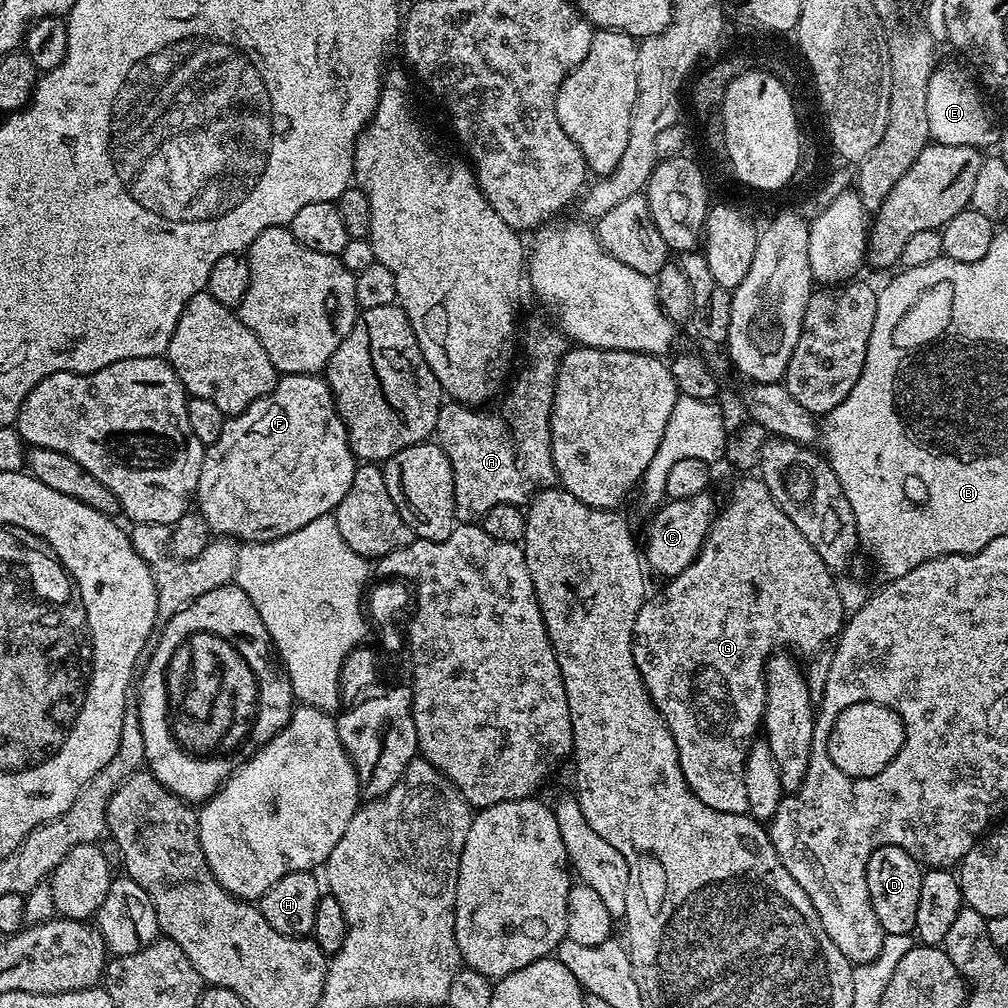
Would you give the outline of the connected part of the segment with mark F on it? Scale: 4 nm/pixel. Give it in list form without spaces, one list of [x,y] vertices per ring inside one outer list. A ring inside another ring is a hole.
[[[320,374],[281,375],[270,394],[250,402],[244,412],[225,419],[218,442],[205,447],[194,504],[217,537],[250,544],[270,542],[286,538],[286,534],[294,534],[302,526],[310,526],[314,518],[335,513],[338,502],[350,490],[350,482],[354,482],[357,467],[348,431],[338,414],[327,379]]]

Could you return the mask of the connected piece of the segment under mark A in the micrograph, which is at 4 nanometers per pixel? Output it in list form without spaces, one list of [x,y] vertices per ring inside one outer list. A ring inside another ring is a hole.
[[[532,324],[528,328],[528,333],[523,333],[522,336],[522,356],[525,356],[524,369],[520,373],[515,373],[514,379],[511,381],[510,387],[507,389],[506,395],[503,397],[504,408],[512,415],[512,432],[520,439],[520,460],[516,457],[516,444],[512,441],[512,436],[508,433],[508,428],[504,425],[504,420],[500,416],[495,416],[492,412],[484,412],[488,410],[481,410],[476,406],[469,406],[466,404],[457,404],[455,402],[441,403],[440,413],[438,414],[438,422],[436,423],[436,430],[434,433],[435,443],[440,445],[441,450],[446,454],[446,458],[450,458],[450,466],[454,474],[454,502],[456,503],[456,518],[460,522],[480,522],[483,521],[484,515],[490,510],[494,510],[494,506],[499,504],[515,504],[517,506],[524,506],[531,501],[532,497],[536,495],[537,491],[542,488],[553,487],[557,483],[556,467],[554,466],[554,458],[552,457],[552,435],[550,434],[550,418],[552,417],[552,403],[554,402],[554,390],[556,389],[556,375],[558,374],[558,366],[562,362],[565,352],[568,351],[570,344],[563,332],[559,328],[548,324]]]

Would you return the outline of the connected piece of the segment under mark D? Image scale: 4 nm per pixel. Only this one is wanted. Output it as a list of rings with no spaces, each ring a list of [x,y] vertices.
[[[882,846],[870,854],[870,862],[866,866],[866,886],[870,889],[870,902],[874,906],[874,914],[878,914],[878,922],[885,936],[902,934],[912,936],[918,922],[918,897],[922,891],[922,878],[925,869],[904,848],[898,846]]]

